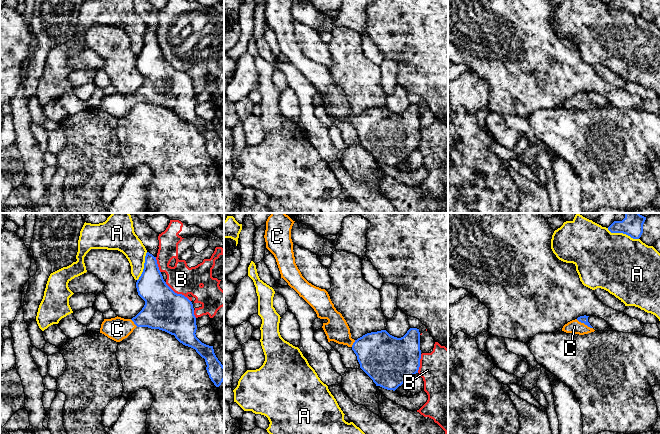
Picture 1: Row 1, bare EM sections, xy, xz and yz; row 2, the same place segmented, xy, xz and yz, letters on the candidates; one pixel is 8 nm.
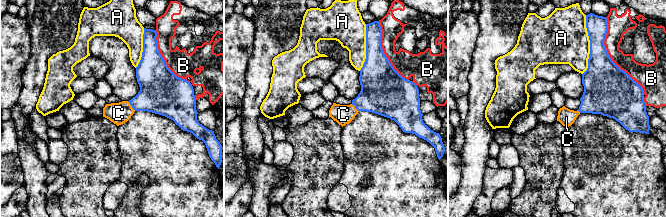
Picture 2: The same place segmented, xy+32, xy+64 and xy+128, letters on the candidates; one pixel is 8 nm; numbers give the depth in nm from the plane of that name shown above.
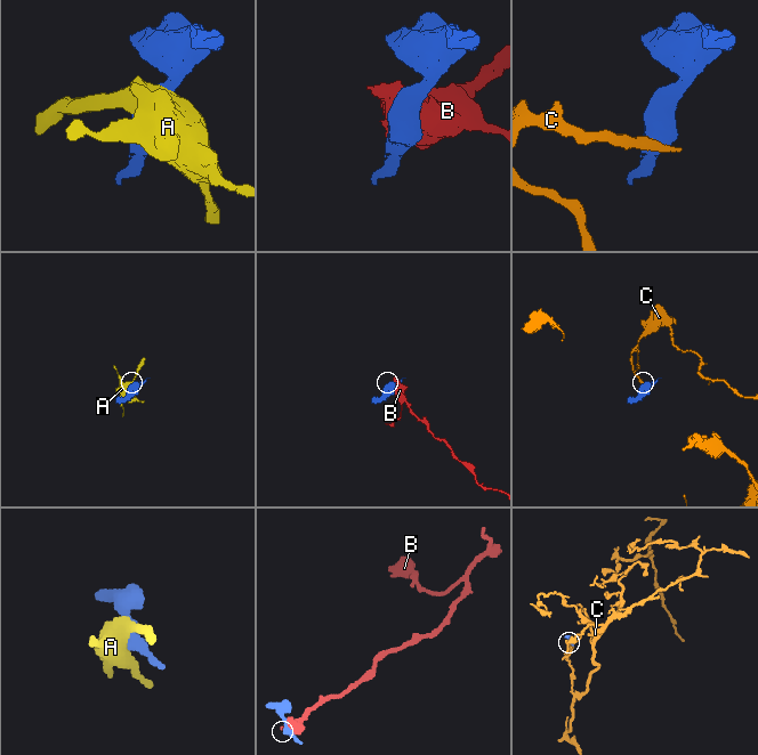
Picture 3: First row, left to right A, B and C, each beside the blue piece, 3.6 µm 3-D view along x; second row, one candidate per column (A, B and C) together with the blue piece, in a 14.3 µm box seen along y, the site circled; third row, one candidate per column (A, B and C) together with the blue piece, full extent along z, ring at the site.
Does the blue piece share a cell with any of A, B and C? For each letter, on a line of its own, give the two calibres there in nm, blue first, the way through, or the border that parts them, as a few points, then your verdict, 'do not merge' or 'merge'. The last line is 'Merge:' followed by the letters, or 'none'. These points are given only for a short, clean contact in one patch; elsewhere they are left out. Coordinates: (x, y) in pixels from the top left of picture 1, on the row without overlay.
A: 120 nm thick on the blue side, 480 nm on the other; do not merge
B: 320 nm thick on the blue side, 220 nm on the other; do not merge
C: 60 nm thick on the blue side, 110 nm on the other; runs through yz (583, 95), (584, 99), (574, 102); merge
Merge: C

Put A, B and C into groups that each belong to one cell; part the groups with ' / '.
A / B / C

